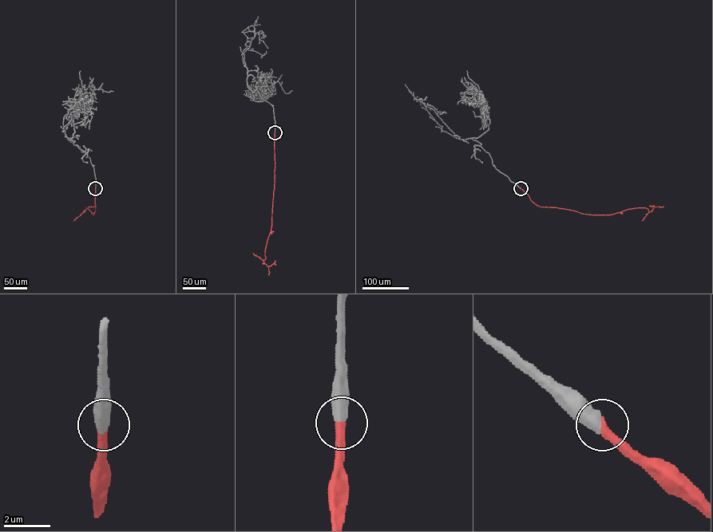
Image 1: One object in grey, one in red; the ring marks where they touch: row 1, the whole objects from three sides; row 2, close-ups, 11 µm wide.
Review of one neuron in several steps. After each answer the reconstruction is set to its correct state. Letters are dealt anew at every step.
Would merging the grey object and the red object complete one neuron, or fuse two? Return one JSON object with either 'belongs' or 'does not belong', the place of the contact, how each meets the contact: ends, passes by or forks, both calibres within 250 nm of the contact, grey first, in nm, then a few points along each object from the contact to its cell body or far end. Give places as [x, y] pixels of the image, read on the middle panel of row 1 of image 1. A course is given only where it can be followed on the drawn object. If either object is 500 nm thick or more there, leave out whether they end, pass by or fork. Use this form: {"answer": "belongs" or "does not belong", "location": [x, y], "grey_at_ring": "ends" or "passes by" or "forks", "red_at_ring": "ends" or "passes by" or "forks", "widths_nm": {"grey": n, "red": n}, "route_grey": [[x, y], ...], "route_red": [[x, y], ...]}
{"answer": "belongs", "location": [275, 132], "widths_nm": {"grey": 600, "red": 400}, "route_grey": [[275, 132], [272, 106], [247, 84], [256, 101], [269, 96], [277, 81], [286, 93], [292, 90]], "route_red": [[275, 132], [271, 226], [263, 262], [268, 266], [275, 260]]}

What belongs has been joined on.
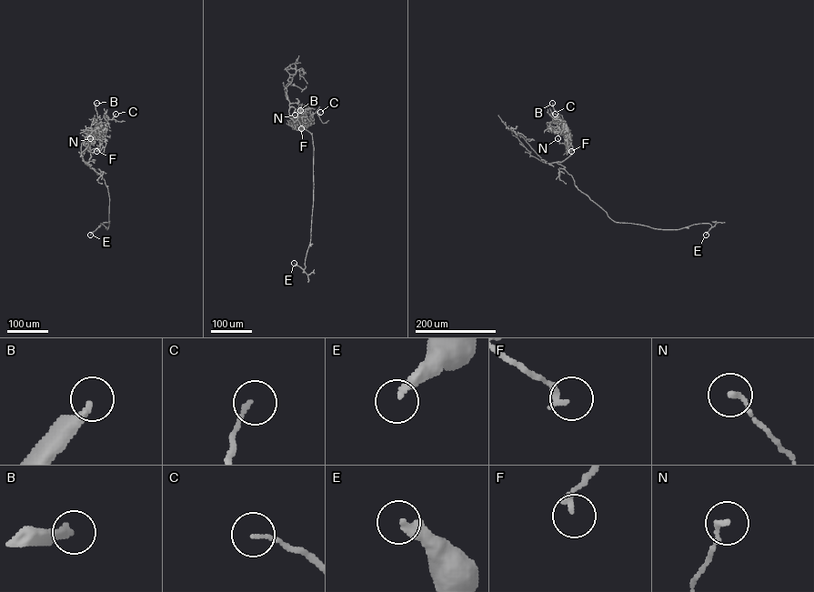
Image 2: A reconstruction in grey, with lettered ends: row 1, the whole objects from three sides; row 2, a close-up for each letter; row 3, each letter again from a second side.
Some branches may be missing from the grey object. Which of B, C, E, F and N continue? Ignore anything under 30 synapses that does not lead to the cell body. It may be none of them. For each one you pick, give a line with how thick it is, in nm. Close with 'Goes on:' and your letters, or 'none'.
B: Thickness 280 nm
Goes on: B

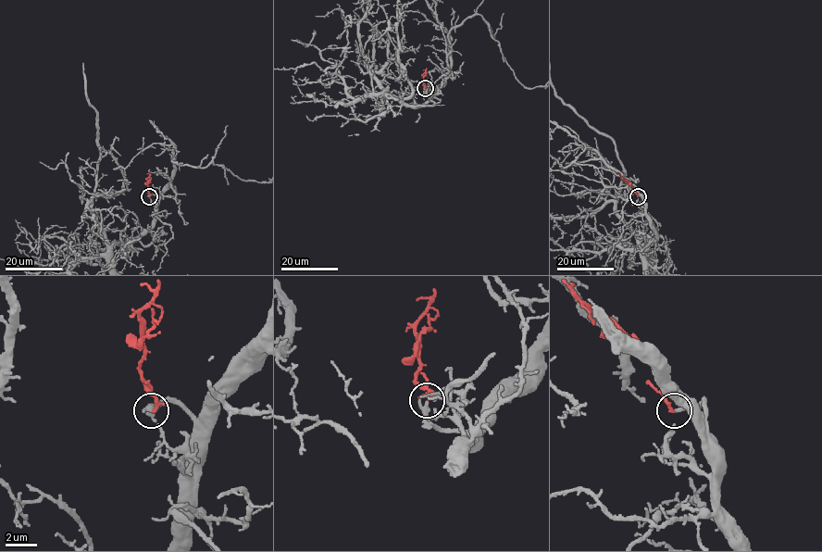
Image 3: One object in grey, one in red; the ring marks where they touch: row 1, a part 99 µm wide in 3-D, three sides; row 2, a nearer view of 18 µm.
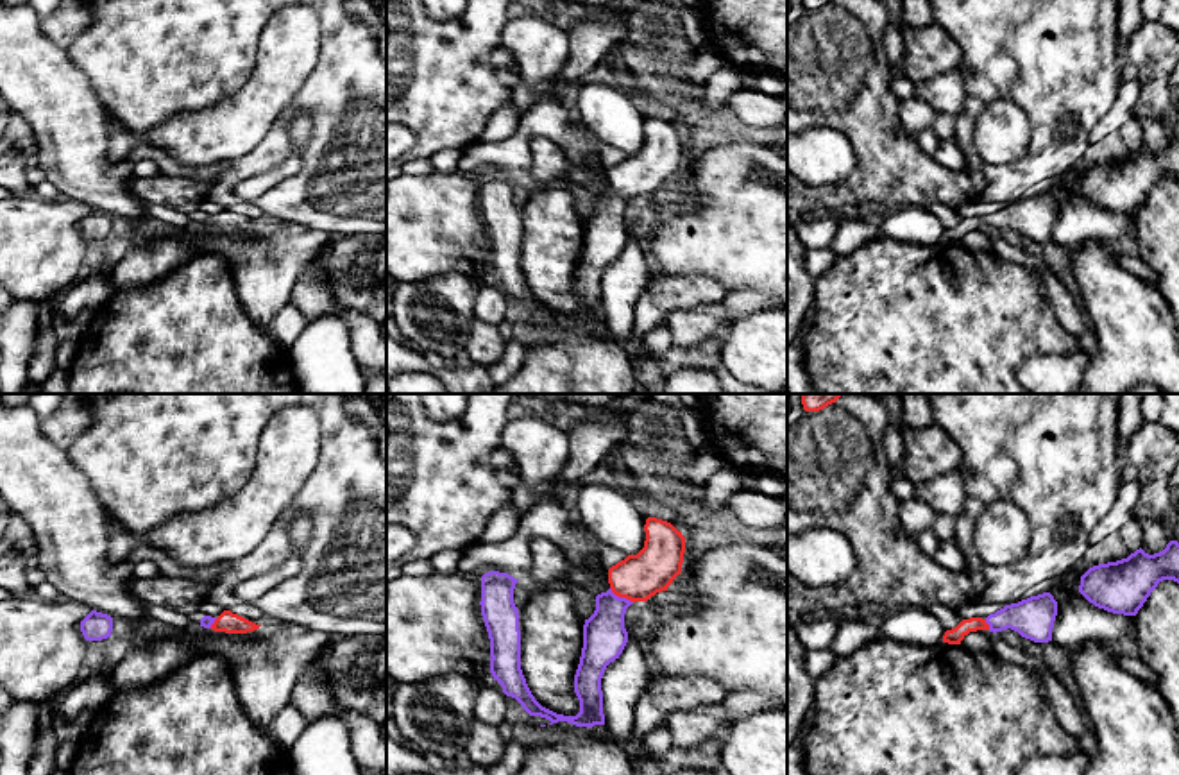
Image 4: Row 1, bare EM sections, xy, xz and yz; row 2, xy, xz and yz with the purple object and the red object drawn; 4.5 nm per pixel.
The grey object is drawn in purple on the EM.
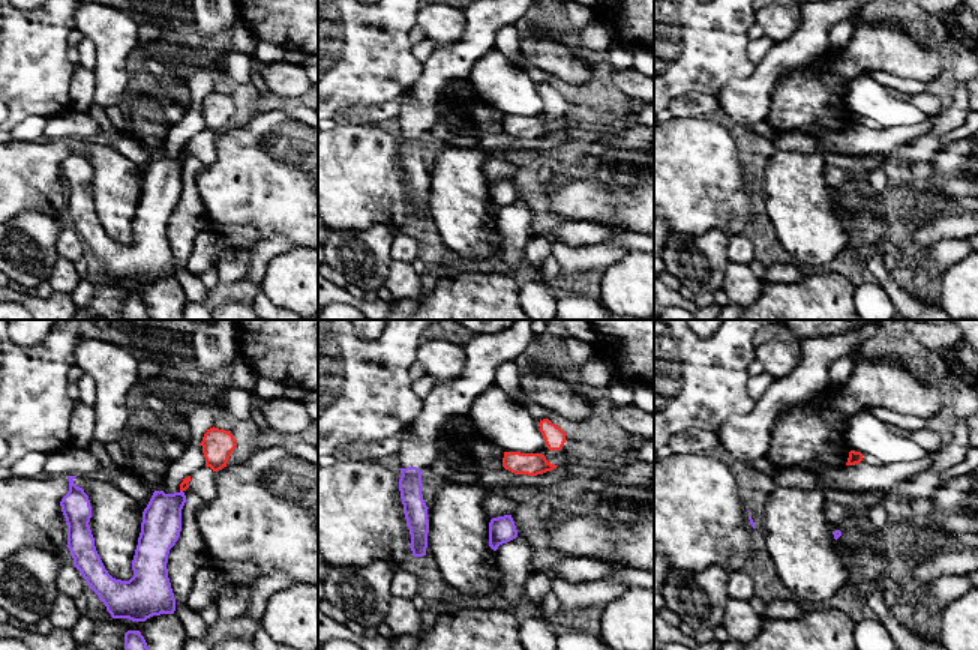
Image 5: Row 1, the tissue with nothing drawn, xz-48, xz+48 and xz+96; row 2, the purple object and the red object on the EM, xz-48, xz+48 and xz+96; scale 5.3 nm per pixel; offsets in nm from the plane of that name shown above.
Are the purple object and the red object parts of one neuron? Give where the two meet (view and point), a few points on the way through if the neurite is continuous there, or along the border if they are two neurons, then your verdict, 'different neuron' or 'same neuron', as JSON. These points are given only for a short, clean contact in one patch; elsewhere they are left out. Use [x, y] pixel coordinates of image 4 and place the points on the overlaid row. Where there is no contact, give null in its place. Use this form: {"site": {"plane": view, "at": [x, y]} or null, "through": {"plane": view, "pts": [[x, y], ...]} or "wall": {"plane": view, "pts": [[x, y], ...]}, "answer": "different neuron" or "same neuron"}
{"site": {"plane": "xz", "at": [621, 598]}, "through": {"plane": "xz", "pts": [[605, 636], [609, 613], [621, 598], [639, 577]]}, "answer": "same neuron"}

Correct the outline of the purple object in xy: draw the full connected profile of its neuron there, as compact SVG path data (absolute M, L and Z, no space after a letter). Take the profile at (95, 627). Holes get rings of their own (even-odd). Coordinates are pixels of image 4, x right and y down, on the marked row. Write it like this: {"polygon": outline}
{"polygon": "M91 610L81 621L81 632L86 641L102 641L111 637L113 632L113 617L97 610Z"}

